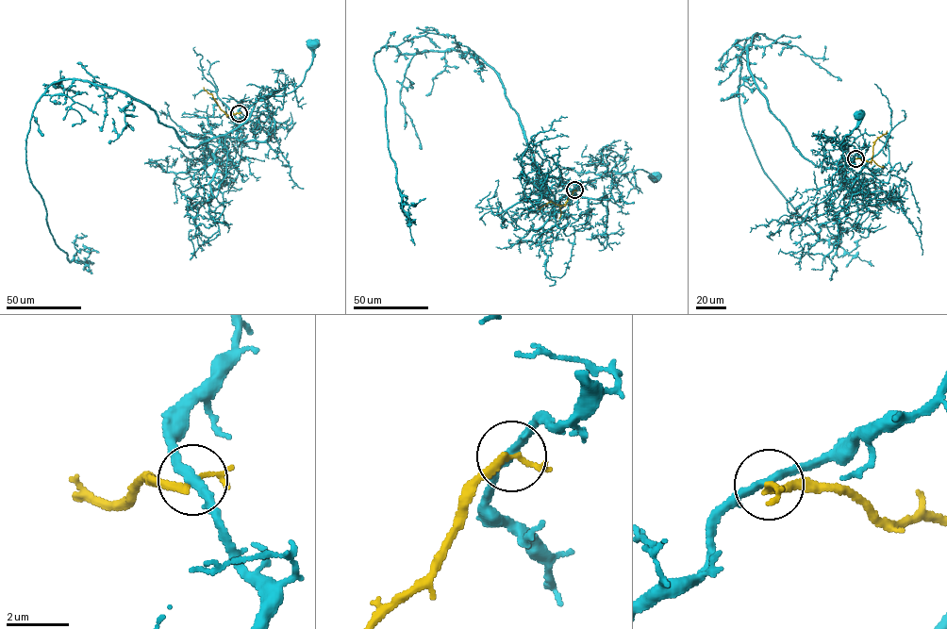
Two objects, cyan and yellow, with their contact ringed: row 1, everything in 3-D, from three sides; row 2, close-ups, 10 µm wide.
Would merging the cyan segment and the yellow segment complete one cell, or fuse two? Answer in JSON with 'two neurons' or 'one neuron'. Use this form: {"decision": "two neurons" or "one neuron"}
{"decision": "two neurons"}

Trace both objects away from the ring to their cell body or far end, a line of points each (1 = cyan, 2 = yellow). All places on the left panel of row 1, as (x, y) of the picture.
1: (239, 113), (241, 124), (257, 100), (283, 95), (300, 85), (311, 61), (312, 45)
2: (239, 113), (226, 115), (204, 87)

